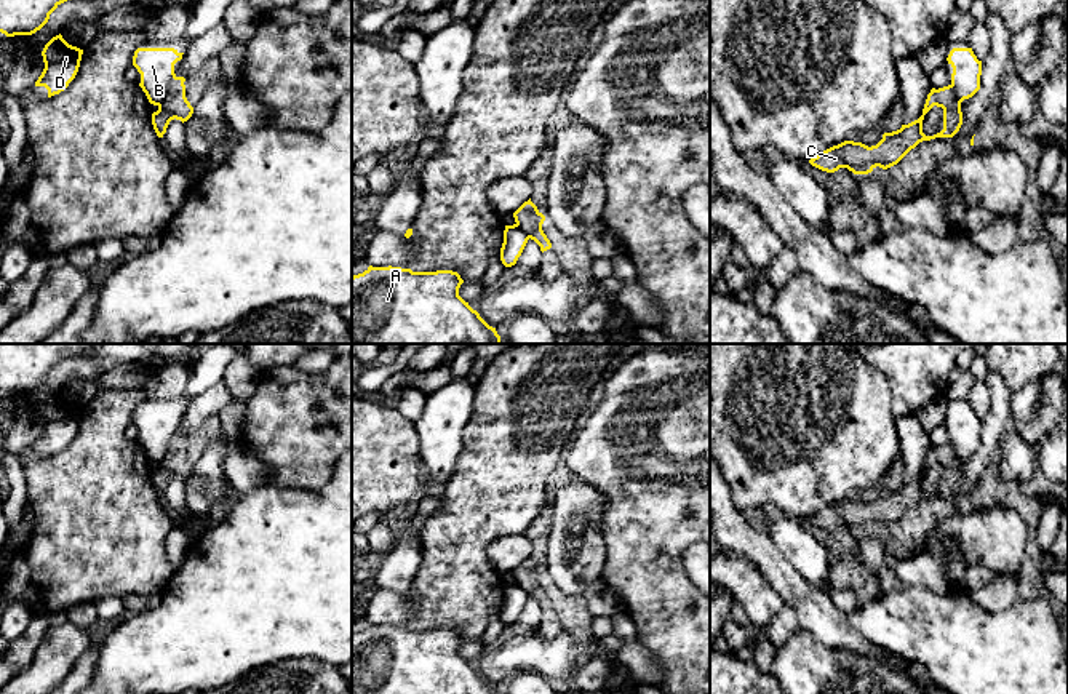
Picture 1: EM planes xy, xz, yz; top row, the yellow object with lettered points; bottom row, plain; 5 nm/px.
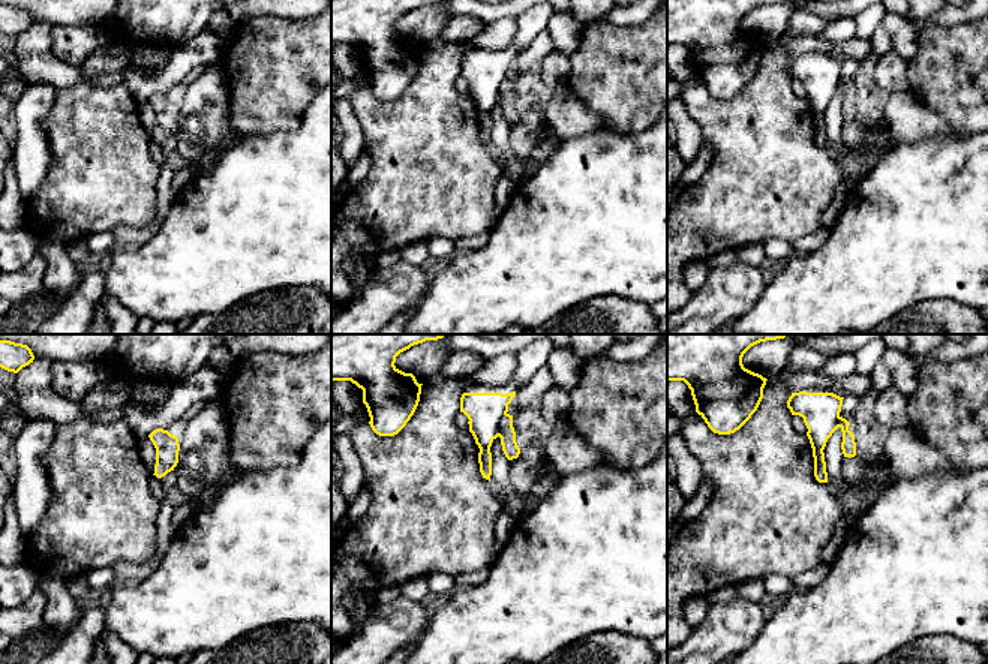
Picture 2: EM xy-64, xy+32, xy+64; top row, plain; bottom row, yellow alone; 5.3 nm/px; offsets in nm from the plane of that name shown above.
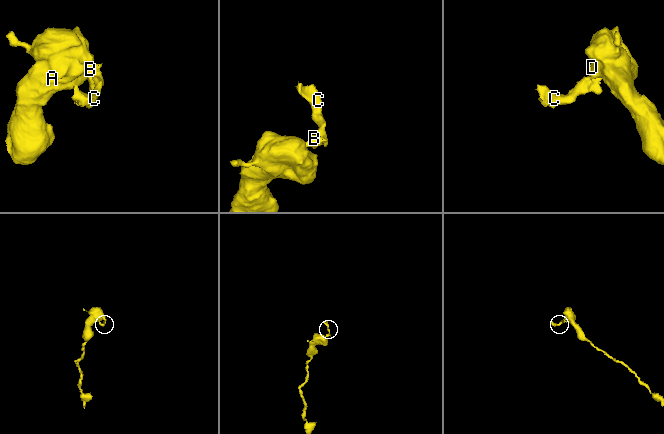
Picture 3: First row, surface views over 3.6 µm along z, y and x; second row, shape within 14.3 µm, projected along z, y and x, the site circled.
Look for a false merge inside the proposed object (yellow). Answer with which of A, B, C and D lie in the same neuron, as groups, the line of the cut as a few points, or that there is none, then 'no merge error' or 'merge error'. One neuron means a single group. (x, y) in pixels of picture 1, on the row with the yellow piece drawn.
A B D / C; cut in xy along (176, 77), (159, 107); merge error

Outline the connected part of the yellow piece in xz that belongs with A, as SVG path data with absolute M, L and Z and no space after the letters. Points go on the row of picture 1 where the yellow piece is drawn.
M369 265L352 277L352 344L500 344L496 328L459 296L462 283L452 270Z

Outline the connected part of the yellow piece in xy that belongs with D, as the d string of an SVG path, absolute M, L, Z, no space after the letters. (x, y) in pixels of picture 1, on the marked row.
M61 34L53 37L42 51L45 69L35 86L45 86L48 98L64 91L78 72L82 54L83 50L69 45Z

